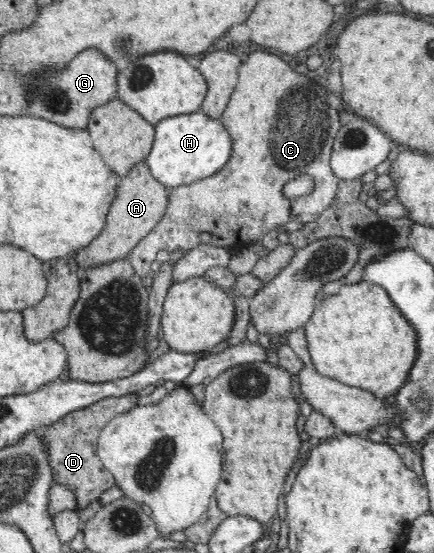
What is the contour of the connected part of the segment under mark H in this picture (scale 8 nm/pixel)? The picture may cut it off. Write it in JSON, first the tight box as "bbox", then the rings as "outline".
{"bbox":[146,111,231,190],"outline":[[[198,111],[173,116],[155,125],[154,141],[146,163],[152,175],[170,190],[219,172],[227,164],[231,153],[231,137],[222,120],[215,121]]]}

